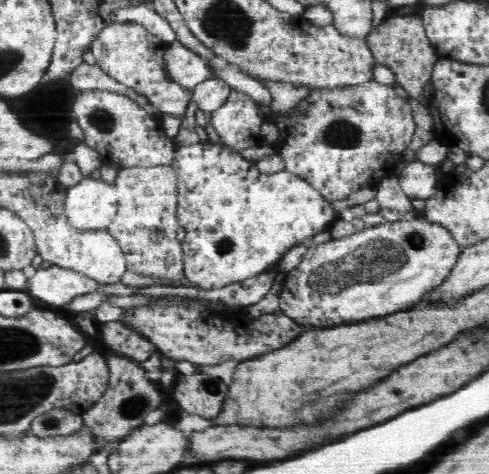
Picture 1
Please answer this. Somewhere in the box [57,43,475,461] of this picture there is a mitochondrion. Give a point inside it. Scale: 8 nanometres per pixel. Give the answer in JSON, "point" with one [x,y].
{"point":[379,260]}

